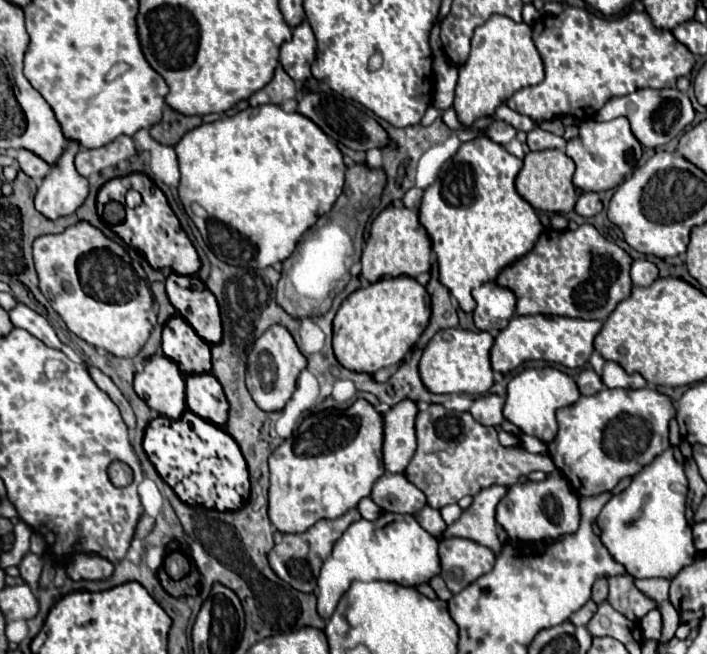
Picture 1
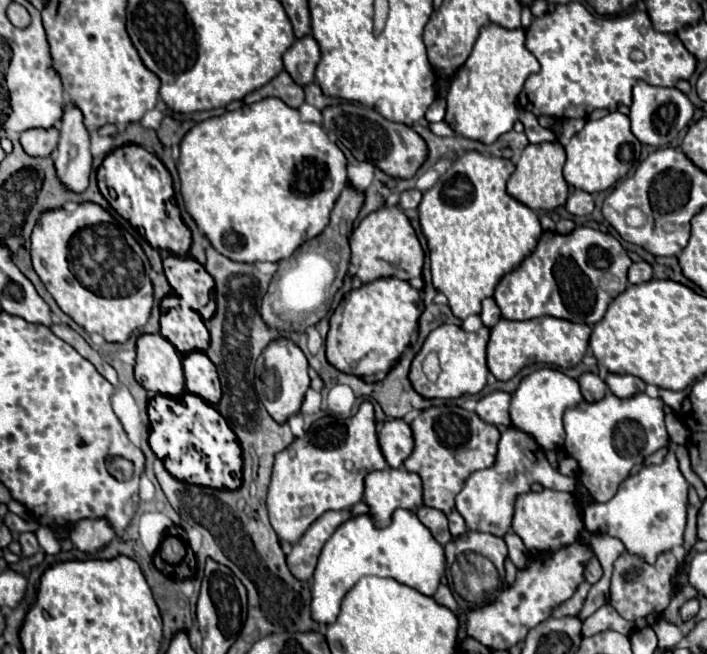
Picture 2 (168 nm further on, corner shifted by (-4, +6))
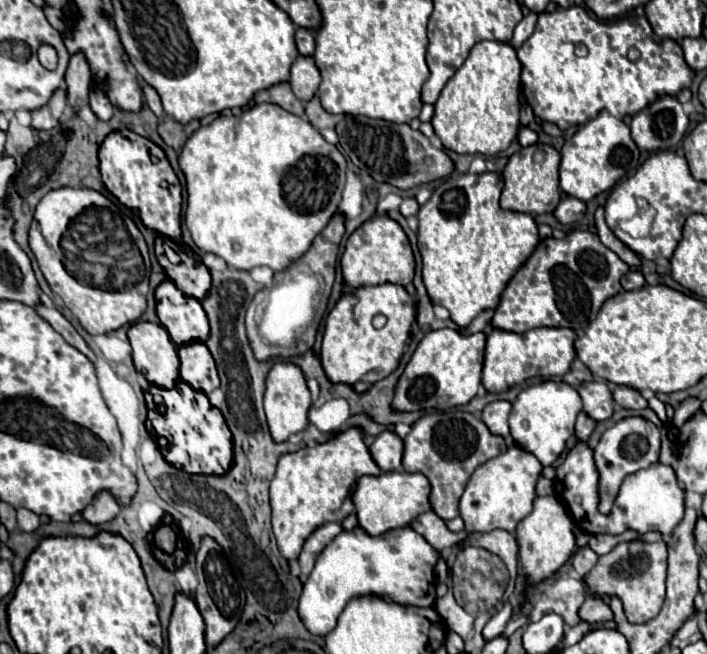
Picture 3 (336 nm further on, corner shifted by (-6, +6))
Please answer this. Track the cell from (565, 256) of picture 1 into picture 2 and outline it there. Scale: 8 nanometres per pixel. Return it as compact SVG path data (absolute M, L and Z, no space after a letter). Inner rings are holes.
M578 225L566 235L544 231L536 249L520 267L500 279L494 299L506 319L526 321L552 315L574 323L596 325L604 317L610 301L628 287L626 273L630 265L628 253L610 233L586 225Z

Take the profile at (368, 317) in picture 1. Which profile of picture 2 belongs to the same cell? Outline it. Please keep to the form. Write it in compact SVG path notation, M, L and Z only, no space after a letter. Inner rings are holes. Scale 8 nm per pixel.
M382 277L344 295L330 317L326 339L328 361L340 371L360 377L386 373L404 353L410 343L410 335L418 327L418 319L422 315L420 299L420 291L398 277Z

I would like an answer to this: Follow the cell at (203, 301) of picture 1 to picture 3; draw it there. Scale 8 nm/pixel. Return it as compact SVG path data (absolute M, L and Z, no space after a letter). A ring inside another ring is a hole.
M172 243L172 249L180 255L180 263L178 265L172 265L164 251L156 251L156 257L158 257L158 263L162 265L162 269L166 271L168 279L174 281L174 285L184 293L184 295L190 295L190 297L196 297L196 299L204 299L204 295L208 293L210 289L210 273L208 269L204 267L202 259L198 253L194 253L190 247L182 245L182 243Z

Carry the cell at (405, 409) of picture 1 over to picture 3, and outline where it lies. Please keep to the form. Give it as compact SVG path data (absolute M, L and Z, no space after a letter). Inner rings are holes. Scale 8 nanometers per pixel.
M384 431L380 433L374 443L370 443L370 455L376 461L376 465L382 471L402 471L402 451L404 451L404 443L402 439L392 433L392 431Z

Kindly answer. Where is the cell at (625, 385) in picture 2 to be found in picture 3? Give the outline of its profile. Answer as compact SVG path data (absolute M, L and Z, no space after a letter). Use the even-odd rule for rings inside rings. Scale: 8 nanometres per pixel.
M618 387L614 391L614 401L620 405L620 407L626 407L626 409L646 409L648 407L648 401L636 391L636 389L630 389L630 387Z

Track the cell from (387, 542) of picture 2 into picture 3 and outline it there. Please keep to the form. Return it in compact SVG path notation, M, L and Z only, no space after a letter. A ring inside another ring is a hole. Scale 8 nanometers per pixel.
M362 527L354 531L342 531L330 545L318 555L316 565L304 583L298 613L304 627L312 635L326 635L336 627L336 619L354 597L374 595L388 603L432 607L436 601L434 565L438 551L434 551L420 535L414 535L410 527L388 531L380 537L370 537Z

